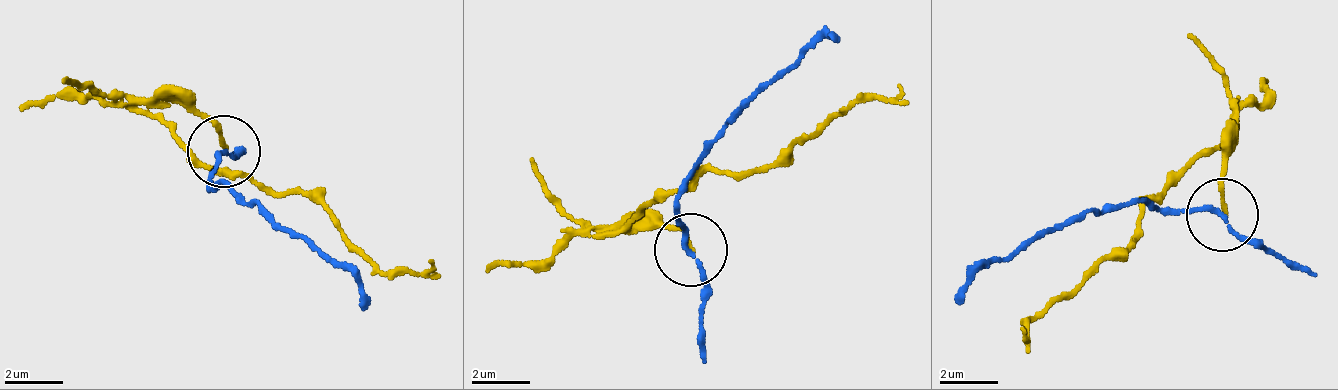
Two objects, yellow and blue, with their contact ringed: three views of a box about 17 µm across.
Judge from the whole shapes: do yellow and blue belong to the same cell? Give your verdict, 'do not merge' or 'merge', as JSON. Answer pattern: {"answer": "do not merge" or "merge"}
{"answer": "do not merge"}

